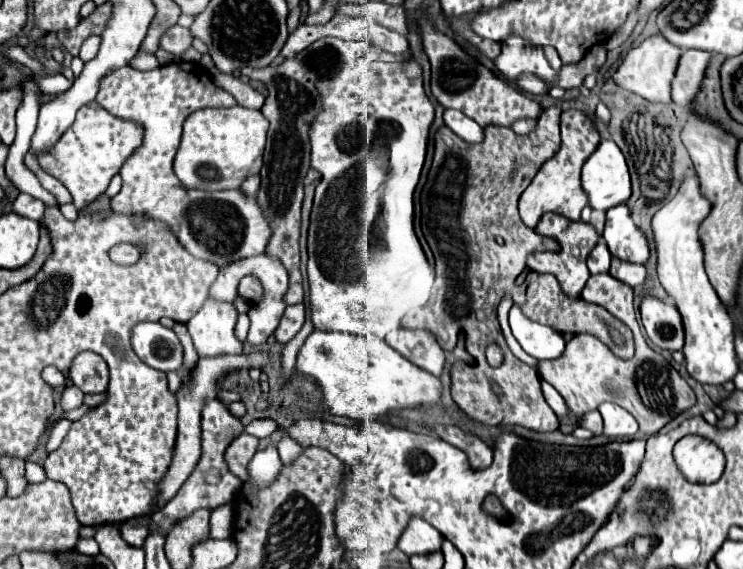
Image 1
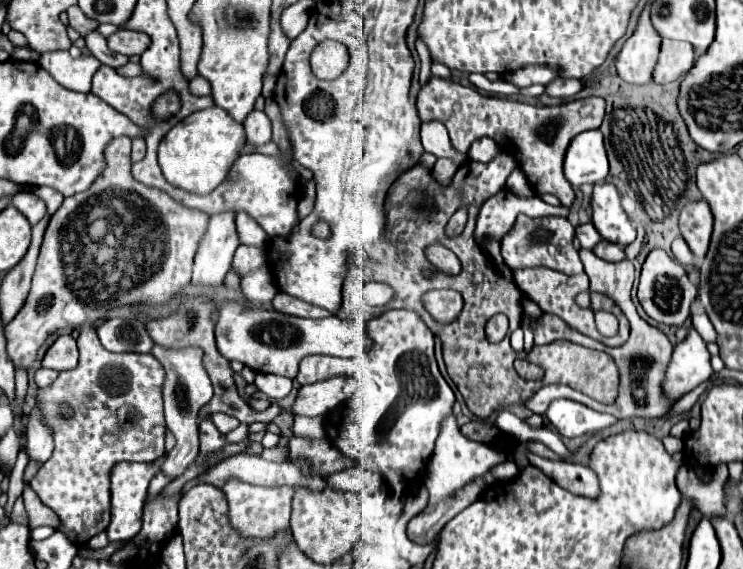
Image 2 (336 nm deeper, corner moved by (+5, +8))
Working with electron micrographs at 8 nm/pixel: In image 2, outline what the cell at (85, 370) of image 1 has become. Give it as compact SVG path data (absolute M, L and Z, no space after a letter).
M60 334L42 358L44 368L54 368L58 372L72 370L76 364L78 364L78 348L72 334Z

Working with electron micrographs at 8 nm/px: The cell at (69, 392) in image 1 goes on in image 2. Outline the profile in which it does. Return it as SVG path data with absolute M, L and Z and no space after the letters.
M40 368L40 370L36 370L36 374L34 374L34 382L36 382L36 386L38 388L44 388L44 386L50 386L52 384L52 380L58 376L58 372L56 370L46 370L46 368Z

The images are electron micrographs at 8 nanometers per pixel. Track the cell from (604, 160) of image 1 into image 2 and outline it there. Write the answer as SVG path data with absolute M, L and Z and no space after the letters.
M586 130L572 138L564 154L564 176L574 188L606 180L608 156L600 130Z

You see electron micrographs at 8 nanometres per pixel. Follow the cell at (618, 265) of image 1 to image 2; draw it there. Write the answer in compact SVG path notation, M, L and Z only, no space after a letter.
M600 240L600 242L596 244L596 248L594 248L594 254L596 254L598 258L602 258L602 260L608 260L608 262L620 262L620 260L624 260L624 256L626 256L622 246L612 244L612 242L608 242L608 240Z

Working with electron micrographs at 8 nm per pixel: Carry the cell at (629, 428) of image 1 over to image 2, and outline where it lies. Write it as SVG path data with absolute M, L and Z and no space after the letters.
M564 398L552 400L550 408L546 410L544 416L566 438L576 438L586 432L598 432L598 430L604 430L618 422L610 414L598 414L596 410L592 410L584 404L564 400Z

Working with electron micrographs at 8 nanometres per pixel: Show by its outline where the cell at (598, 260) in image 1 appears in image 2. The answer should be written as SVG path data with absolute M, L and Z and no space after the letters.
M588 222L588 224L578 224L578 226L576 226L576 238L578 238L578 242L582 244L582 248L586 248L586 250L592 250L592 248L602 240L592 222Z

